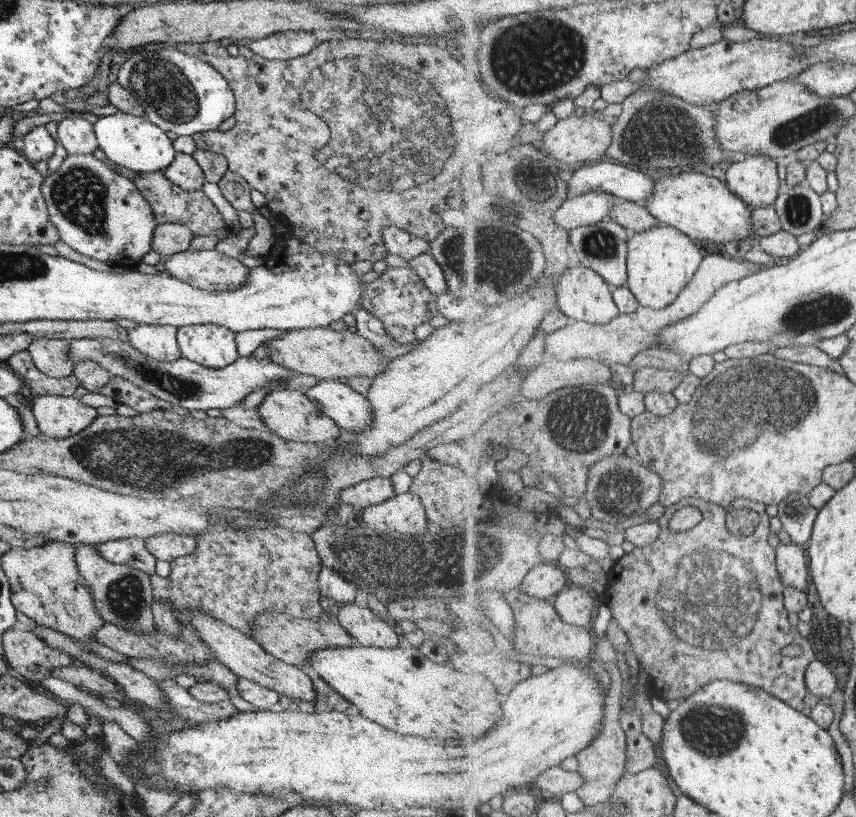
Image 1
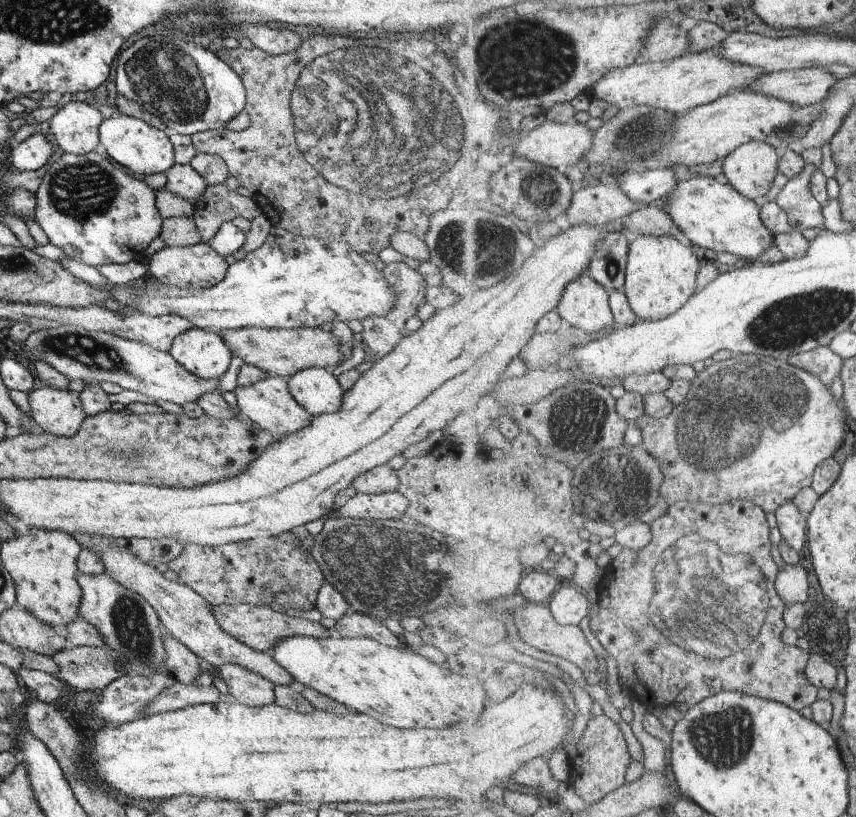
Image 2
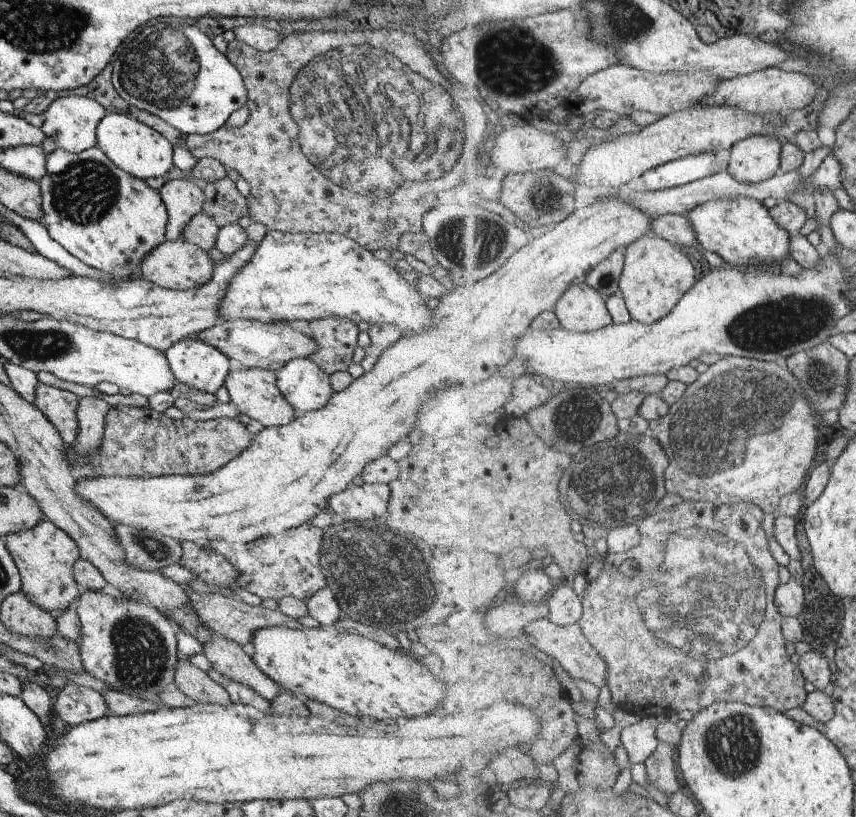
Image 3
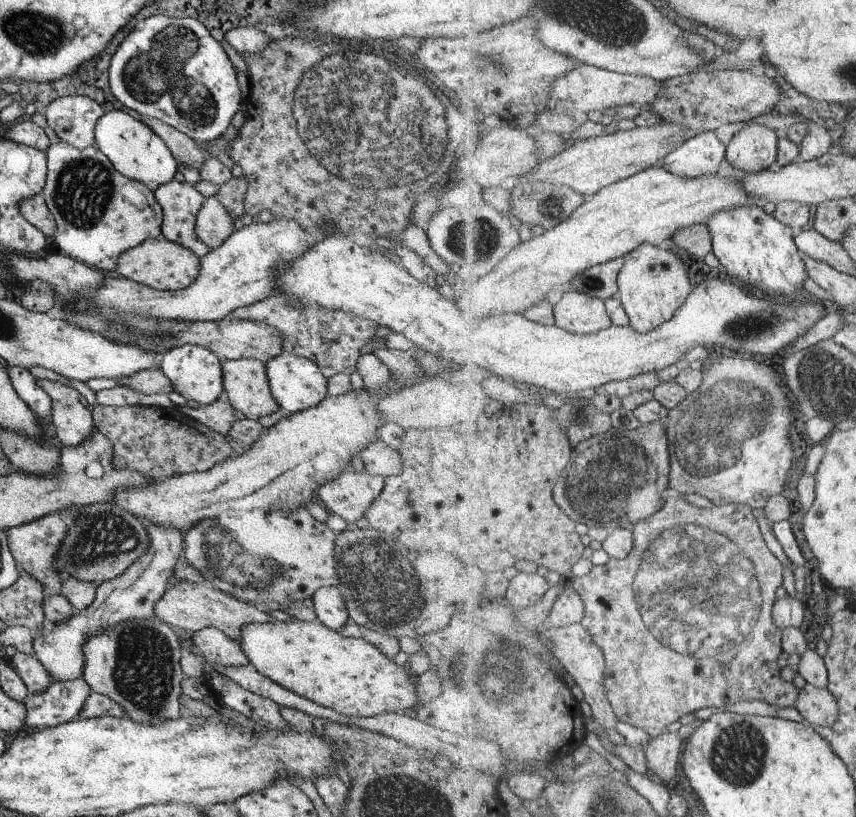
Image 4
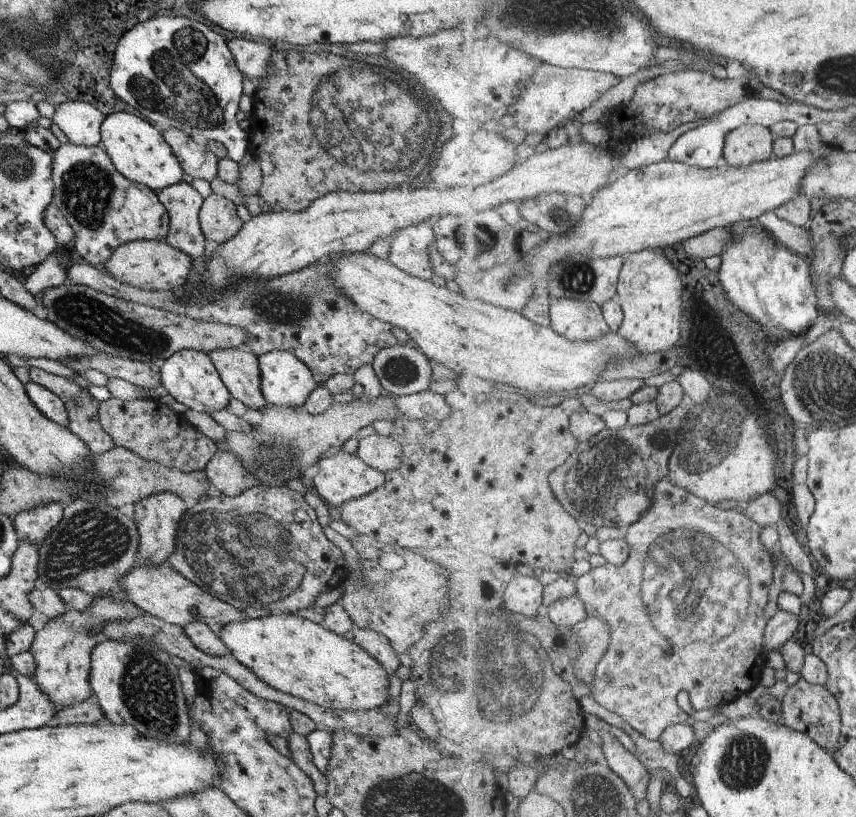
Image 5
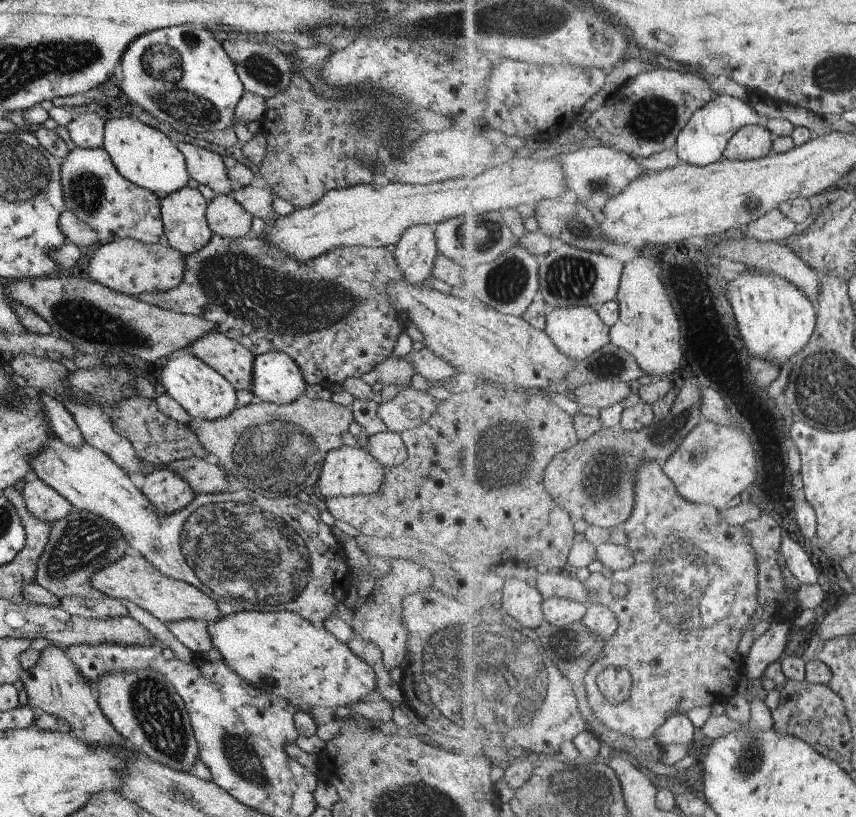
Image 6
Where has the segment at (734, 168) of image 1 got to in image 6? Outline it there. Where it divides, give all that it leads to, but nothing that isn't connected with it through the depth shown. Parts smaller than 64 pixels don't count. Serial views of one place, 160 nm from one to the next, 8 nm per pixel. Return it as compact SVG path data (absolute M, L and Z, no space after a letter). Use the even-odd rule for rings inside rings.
M745 125L728 142L724 156L734 161L762 159L773 153L775 137L768 126Z

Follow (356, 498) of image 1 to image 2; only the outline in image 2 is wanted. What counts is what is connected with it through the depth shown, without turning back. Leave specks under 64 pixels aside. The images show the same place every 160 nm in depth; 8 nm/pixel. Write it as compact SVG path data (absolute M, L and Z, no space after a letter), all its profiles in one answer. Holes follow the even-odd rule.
M387 464L375 466L359 474L350 486L355 492L362 494L382 494L383 492L396 491L399 480L396 471L391 470Z

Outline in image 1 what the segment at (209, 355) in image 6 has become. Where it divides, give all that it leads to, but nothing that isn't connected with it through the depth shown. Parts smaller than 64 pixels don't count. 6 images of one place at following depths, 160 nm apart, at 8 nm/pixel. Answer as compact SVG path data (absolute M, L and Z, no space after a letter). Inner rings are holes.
M286 388L271 390L255 408L255 412L269 432L287 441L301 444L330 443L342 435L340 429L317 410L302 391Z

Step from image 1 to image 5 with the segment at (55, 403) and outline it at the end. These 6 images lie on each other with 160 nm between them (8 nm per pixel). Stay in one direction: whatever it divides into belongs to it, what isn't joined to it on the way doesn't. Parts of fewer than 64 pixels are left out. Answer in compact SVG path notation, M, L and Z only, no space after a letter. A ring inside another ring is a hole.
M36 367L29 369L29 380L35 384L41 385L43 388L50 390L63 403L67 415L67 428L75 435L85 446L89 452L101 454L107 452L111 447L115 447L112 438L103 432L97 420L97 411L99 402L82 389L72 380L49 374Z

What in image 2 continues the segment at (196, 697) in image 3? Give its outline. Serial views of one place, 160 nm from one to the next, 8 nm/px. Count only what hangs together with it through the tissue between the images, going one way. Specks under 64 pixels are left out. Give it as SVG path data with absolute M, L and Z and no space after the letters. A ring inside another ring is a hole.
M168 633L163 634L163 649L166 655L165 672L173 676L176 683L185 684L185 686L193 685L197 676L201 674L199 659L195 657L195 654Z

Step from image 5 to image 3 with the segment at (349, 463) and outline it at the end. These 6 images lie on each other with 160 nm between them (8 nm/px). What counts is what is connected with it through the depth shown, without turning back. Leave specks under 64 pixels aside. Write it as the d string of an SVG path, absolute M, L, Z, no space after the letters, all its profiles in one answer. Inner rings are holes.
M384 484L349 485L328 498L326 510L343 521L376 520L386 512L389 493L388 485Z

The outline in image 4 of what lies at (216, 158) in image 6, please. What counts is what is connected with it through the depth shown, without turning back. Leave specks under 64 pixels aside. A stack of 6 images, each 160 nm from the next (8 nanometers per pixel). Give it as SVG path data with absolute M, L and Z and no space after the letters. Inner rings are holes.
M141 116L141 122L146 124L165 143L171 156L178 162L177 166L185 165L198 170L202 165L205 160L203 151L188 136L168 124L162 123L159 119Z

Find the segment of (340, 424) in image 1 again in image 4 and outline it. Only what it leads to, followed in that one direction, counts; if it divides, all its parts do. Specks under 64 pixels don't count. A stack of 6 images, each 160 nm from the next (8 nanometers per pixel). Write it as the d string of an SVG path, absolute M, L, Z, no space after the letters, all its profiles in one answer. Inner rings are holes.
M282 352L263 364L271 396L278 404L278 408L284 408L289 413L304 411L317 406L326 397L326 378L305 357Z

